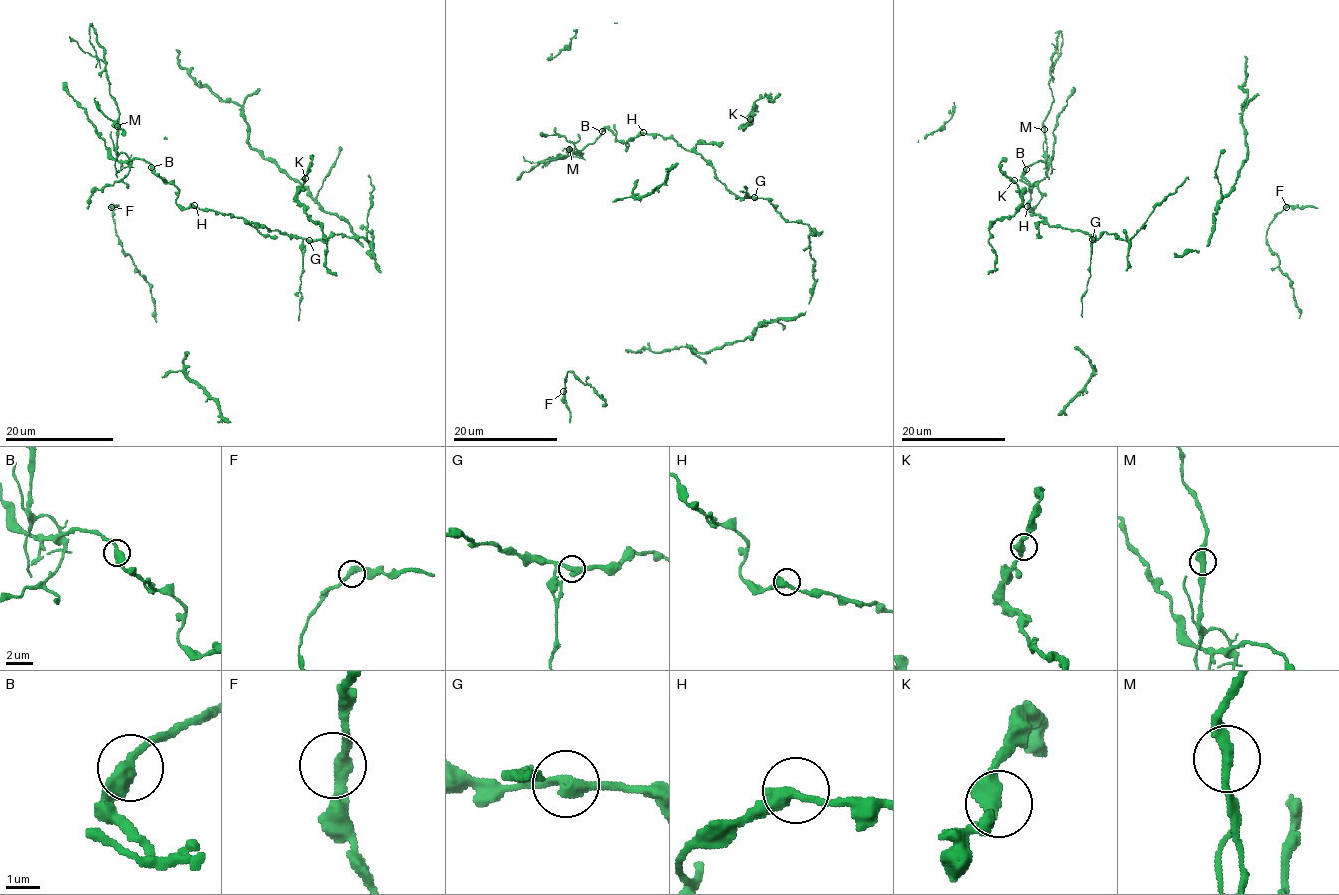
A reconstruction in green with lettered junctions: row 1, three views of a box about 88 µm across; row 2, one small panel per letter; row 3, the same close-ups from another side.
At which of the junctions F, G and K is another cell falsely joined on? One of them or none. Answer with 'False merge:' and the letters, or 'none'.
False merge: G

